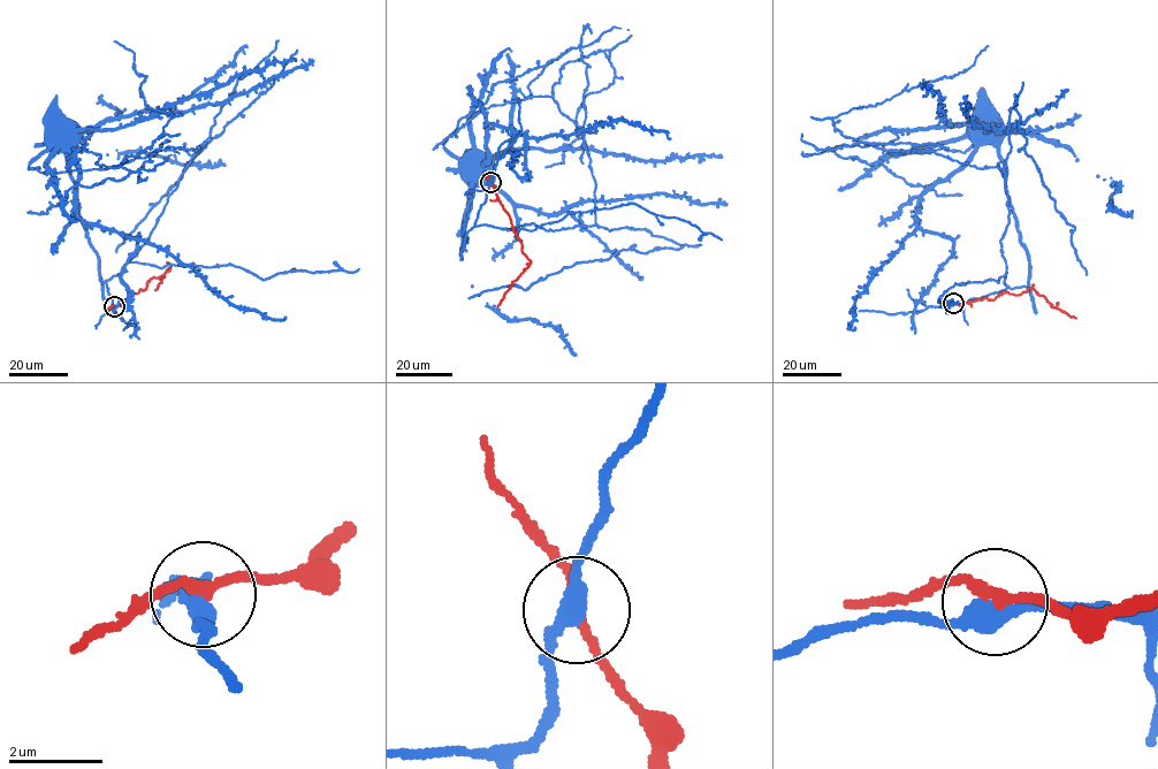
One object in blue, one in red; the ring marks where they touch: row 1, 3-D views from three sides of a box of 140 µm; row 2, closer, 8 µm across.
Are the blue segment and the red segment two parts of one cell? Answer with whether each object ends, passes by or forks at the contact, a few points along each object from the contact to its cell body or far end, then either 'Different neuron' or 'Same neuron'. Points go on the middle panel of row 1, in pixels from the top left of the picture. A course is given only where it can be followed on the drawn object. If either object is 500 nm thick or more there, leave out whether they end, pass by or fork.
At the ring blue passes by. At the ring red passes by. Course of blue: (489, 182), (486, 200), (465, 243), (467, 241), (464, 214), (473, 185), (471, 154). Course of red: (489, 182), (510, 217), (522, 252), (531, 261), (497, 306). Different neuron

